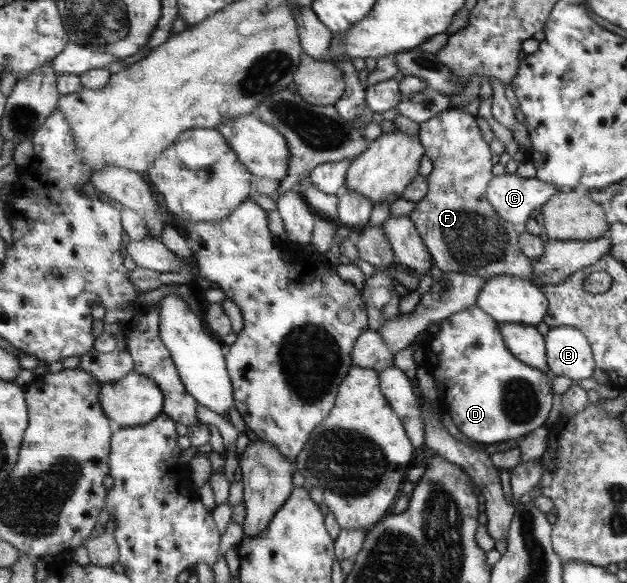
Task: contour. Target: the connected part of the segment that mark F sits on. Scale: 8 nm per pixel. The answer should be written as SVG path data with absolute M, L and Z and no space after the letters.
M457 108L438 112L429 120L419 123L417 136L422 143L423 154L432 162L433 170L426 177L425 196L415 203L408 216L414 221L414 227L422 237L423 244L429 250L435 266L442 272L451 271L485 278L492 275L515 276L523 279L531 277L534 265L518 244L522 228L501 219L487 199L486 188L491 180L489 148L483 142L471 115Z

